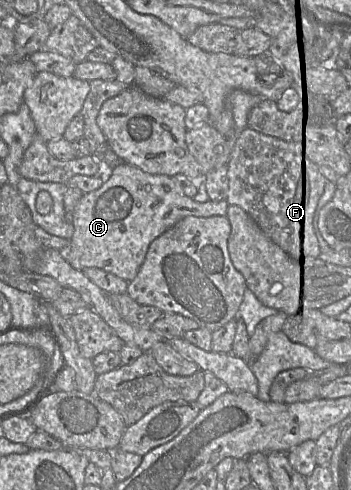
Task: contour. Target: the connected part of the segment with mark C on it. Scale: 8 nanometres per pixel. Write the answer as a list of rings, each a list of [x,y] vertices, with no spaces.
[[[121,163],[105,174],[105,182],[96,191],[84,194],[72,215],[73,236],[70,246],[61,250],[62,257],[75,269],[98,268],[120,277],[126,282],[132,281],[142,266],[150,244],[178,221],[187,216],[211,217],[225,216],[227,201],[196,202],[178,192],[171,177],[151,175],[137,167]]]

